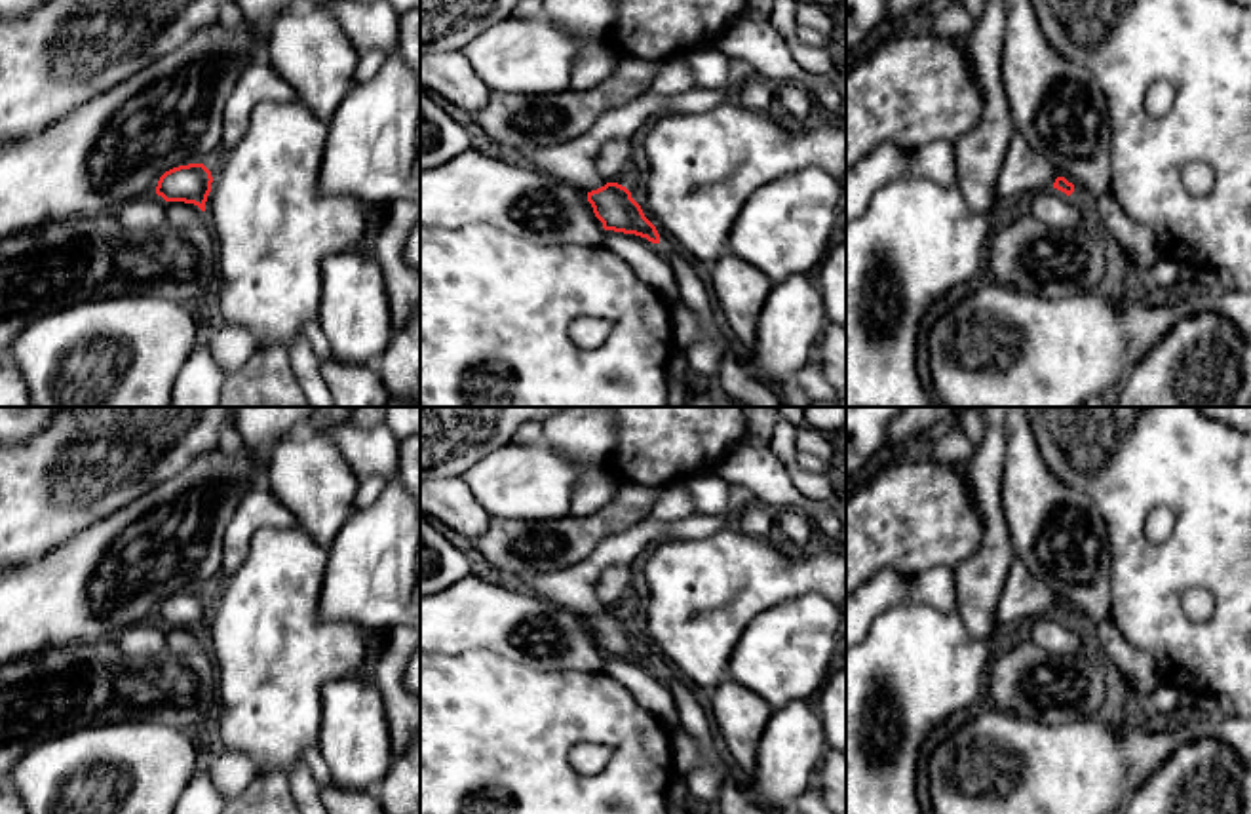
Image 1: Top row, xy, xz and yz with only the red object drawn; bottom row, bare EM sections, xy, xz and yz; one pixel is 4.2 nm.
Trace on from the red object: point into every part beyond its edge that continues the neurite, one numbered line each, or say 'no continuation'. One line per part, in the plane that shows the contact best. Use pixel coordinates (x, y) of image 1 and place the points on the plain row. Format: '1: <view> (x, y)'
1: xz (575, 588)

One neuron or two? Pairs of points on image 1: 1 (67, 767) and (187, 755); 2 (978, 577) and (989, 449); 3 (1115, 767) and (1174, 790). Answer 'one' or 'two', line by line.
1: one
2: one
3: two

